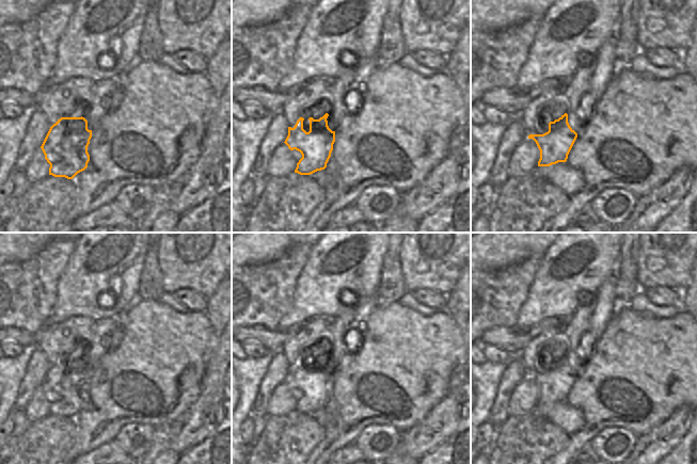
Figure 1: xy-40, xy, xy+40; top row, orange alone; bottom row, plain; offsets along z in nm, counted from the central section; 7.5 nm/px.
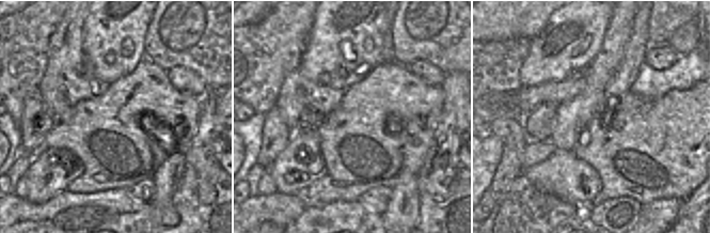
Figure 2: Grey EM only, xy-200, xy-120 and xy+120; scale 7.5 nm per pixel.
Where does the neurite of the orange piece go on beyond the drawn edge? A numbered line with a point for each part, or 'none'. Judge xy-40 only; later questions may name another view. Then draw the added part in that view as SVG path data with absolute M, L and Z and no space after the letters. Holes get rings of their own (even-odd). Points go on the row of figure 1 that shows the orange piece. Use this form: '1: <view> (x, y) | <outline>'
1: xy-40 (109, 95) | M126 73L96 82L94 101L88 112L82 115L88 121L89 130L92 130L104 115L120 107L125 89Z

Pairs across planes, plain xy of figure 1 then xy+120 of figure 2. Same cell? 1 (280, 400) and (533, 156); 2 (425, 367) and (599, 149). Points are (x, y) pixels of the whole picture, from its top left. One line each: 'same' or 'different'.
1: same
2: same

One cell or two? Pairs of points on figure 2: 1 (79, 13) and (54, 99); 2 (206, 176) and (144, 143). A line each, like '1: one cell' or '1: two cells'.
1: one cell
2: two cells

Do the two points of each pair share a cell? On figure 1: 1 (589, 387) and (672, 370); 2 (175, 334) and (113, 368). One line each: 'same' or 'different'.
1: same
2: same

